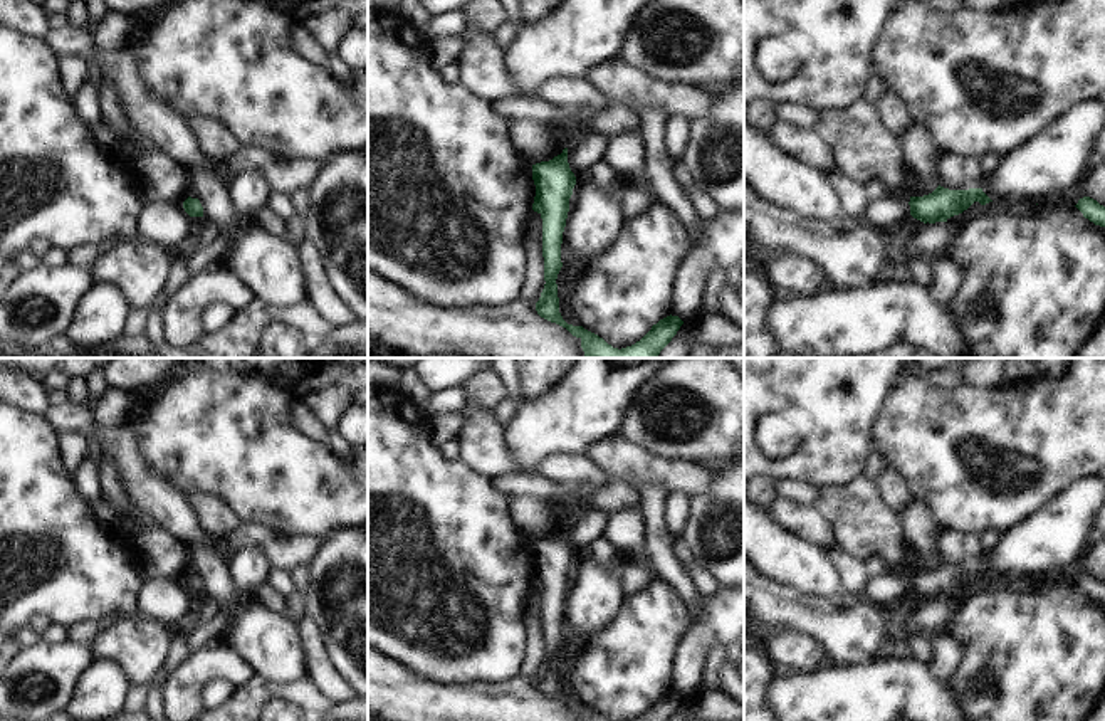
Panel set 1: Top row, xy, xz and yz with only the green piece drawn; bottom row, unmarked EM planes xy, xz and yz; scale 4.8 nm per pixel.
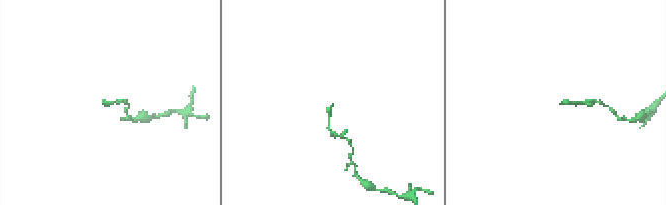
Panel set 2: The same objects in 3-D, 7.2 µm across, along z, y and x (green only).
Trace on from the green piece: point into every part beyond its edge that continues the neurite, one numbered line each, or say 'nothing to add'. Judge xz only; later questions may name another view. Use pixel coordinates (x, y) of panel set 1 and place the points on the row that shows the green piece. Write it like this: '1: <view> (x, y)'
nothing to add

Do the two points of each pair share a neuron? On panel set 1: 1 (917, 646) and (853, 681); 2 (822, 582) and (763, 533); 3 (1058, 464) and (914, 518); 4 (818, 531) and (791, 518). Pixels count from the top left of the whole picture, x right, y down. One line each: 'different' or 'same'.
1: different
2: same
3: different
4: same

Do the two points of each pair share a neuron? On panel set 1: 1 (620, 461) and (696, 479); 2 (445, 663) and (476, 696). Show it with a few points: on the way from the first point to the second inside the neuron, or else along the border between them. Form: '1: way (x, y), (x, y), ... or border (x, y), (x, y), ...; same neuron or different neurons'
1: way (638, 466), (677, 476); same neuron
2: border (425, 678), (447, 684), (504, 683); different neurons

